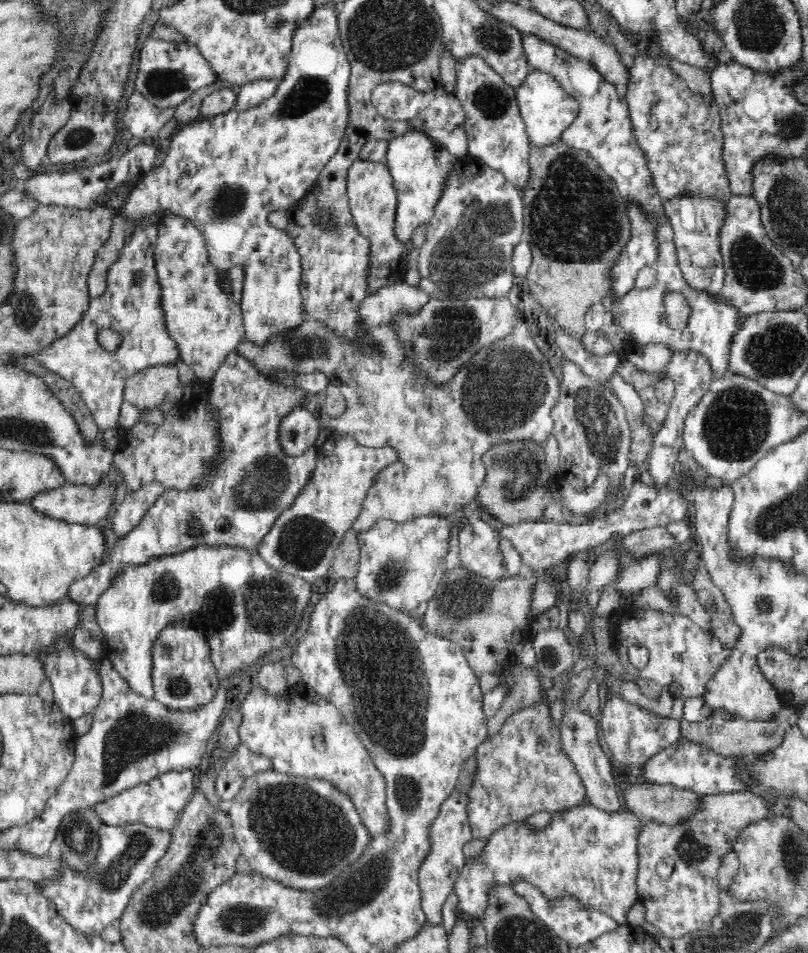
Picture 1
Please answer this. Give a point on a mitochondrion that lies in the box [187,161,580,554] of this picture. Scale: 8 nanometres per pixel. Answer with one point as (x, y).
(522, 399)

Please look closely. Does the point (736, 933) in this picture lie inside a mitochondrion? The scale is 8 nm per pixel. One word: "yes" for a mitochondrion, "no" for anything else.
yes

